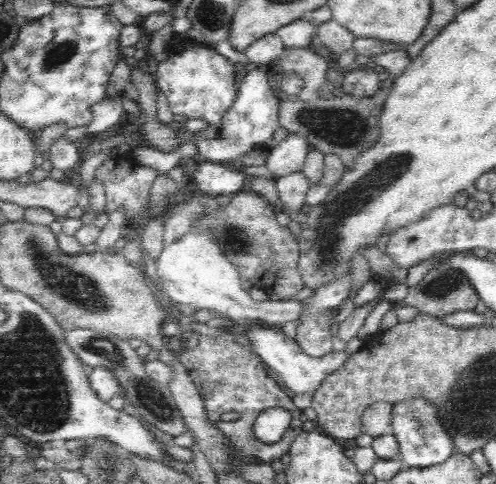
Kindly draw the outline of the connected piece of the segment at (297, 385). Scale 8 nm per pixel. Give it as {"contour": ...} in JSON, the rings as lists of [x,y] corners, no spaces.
{"contour":[[[254,323],[254,326],[246,333],[248,339],[254,343],[254,348],[260,359],[266,363],[266,366],[275,372],[281,378],[286,390],[297,394],[313,393],[328,376],[334,374],[336,370],[342,367],[342,364],[349,358],[347,353],[341,348],[328,352],[321,358],[311,358],[304,354],[294,339],[288,338],[277,328],[272,328],[261,323]]]}

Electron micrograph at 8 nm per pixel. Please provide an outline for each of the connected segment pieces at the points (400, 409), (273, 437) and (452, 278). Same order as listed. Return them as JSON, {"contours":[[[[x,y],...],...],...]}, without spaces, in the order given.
{"contours":[[[[422,397],[408,399],[395,404],[392,409],[392,434],[398,440],[399,459],[405,468],[434,466],[444,462],[452,453],[452,438],[438,419],[436,409]]],[[[280,406],[262,410],[254,420],[256,439],[267,445],[275,445],[289,428],[291,417],[292,414]]],[[[444,265],[434,270],[430,270],[420,284],[410,286],[409,292],[404,299],[406,307],[412,307],[423,313],[441,320],[444,316],[456,314],[466,310],[476,308],[480,297],[476,293],[476,289],[471,285],[471,281],[463,274],[459,268],[451,265]]]]}

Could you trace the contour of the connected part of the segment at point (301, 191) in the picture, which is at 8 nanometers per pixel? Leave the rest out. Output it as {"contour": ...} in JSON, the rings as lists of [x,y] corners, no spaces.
{"contour":[[[298,170],[298,172],[281,176],[274,181],[278,189],[279,201],[282,202],[282,210],[294,212],[304,206],[305,197],[312,186],[304,171]]]}

